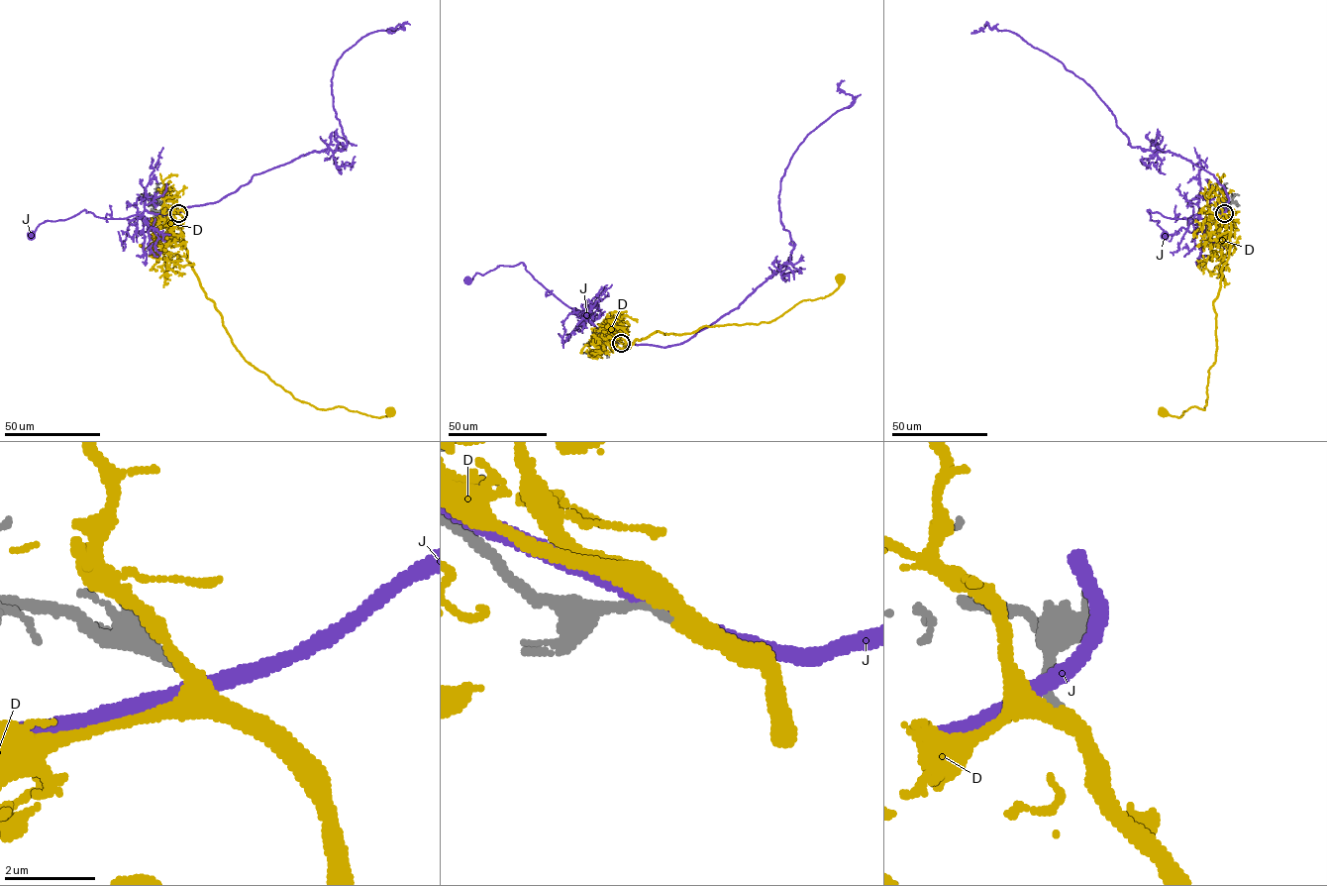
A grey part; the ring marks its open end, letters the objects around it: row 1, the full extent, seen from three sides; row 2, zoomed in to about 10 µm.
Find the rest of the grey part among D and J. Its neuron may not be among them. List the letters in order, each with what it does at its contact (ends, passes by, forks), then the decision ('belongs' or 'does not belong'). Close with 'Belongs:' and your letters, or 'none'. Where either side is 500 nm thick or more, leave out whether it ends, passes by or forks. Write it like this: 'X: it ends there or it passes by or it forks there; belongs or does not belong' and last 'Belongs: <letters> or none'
D: it passes by; belongs
J: it passes by; does not belong
Belongs: D

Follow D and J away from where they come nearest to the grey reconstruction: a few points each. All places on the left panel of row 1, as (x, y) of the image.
D: (178, 213), (187, 261), (247, 361), (294, 397), (319, 408), (344, 406), (381, 417), (390, 412)
J: (177, 212), (145, 211), (126, 218), (106, 218), (84, 210), (64, 220), (40, 224), (31, 236)

